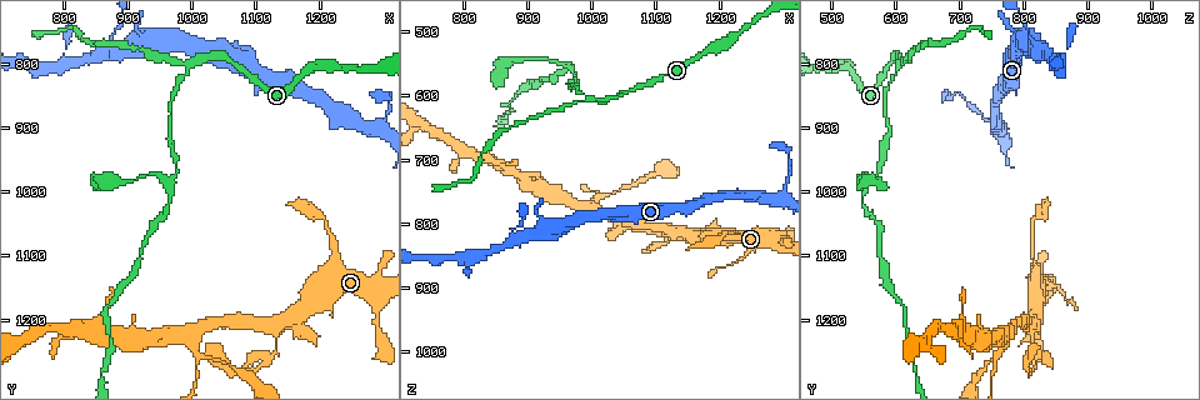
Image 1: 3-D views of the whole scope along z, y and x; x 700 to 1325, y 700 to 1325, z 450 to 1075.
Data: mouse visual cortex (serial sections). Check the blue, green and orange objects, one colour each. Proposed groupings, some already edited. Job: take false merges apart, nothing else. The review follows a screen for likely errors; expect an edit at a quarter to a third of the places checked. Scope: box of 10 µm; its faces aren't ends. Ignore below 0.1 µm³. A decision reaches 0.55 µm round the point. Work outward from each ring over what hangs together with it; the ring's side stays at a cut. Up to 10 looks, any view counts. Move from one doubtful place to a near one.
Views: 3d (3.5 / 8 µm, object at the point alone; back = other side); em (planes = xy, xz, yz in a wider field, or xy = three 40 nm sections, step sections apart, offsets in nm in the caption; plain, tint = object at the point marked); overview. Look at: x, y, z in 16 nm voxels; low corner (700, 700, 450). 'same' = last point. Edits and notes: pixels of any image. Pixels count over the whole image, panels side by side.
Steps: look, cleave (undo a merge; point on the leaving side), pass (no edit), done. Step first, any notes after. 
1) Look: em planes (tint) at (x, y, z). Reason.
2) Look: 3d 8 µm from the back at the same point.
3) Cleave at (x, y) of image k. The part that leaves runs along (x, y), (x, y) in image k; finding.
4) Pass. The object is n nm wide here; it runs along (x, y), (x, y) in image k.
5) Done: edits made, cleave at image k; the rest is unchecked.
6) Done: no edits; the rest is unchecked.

Look: 3d 3.5 µm at (880, 785, 820). Abrupt turn.

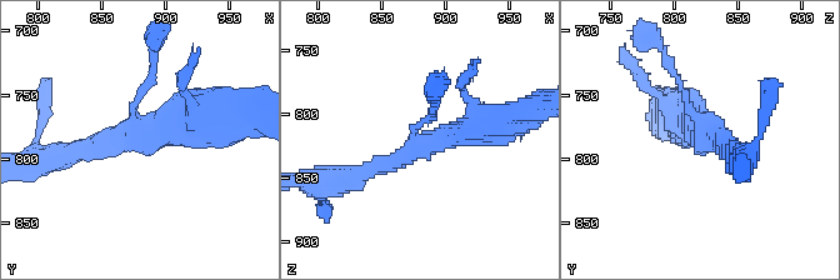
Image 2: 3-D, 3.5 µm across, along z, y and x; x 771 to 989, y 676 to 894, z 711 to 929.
Look: em xy step 5 (plain) at (880, 780, 826). 3 arms meet here; the arms are 100, 250, 500 nm wide.

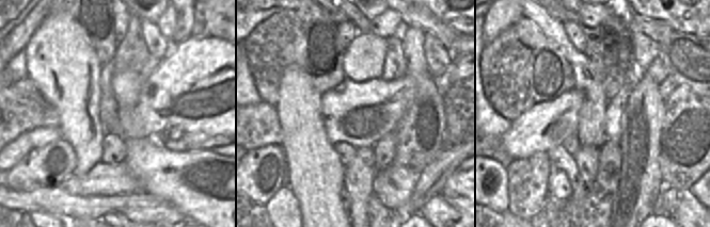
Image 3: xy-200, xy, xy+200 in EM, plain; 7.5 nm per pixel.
Look: em xy step 5 (tint) at the same point.

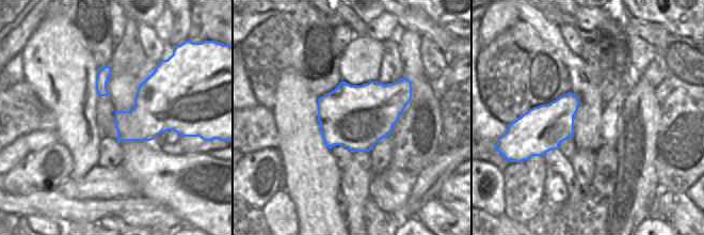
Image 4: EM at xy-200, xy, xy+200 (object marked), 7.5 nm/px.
Pass. It runs along (494, 125), (349, 176) in image 2; continuous, no second cell.

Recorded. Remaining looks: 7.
Look: 3d 8 µm from the back at (995, 800, 605). A fork.

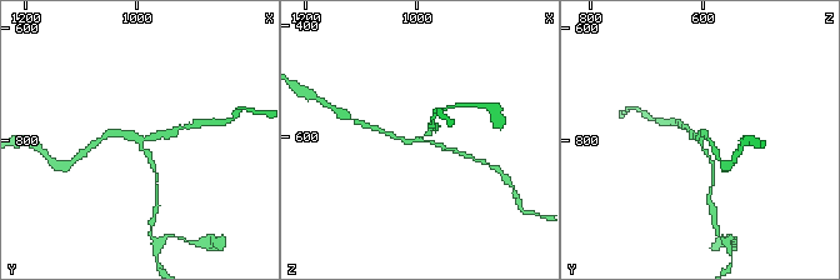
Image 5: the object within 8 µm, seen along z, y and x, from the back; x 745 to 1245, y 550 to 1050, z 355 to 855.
Look: em xy step 1 (tint) at the same point.

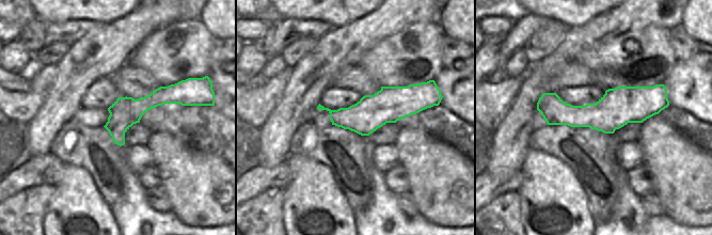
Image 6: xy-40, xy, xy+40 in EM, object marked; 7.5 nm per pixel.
Cleave at (153, 165) of image 5. The part that leaves runs along (139, 143), (153, 166), (156, 190) in image 5; two cells meet here.

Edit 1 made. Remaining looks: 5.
Look: 3d 3.5 µm at (1130, 1210, 815).

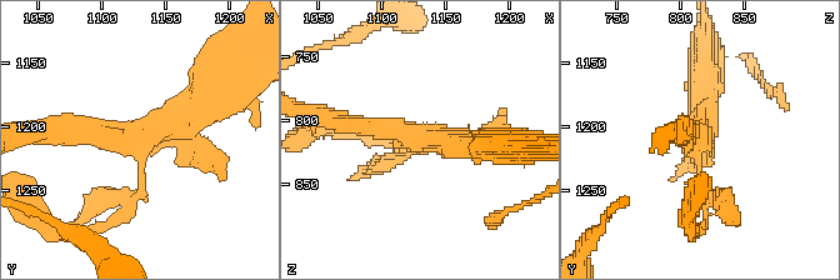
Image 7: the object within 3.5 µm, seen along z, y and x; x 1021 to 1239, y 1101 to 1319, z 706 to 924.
Look: em xy step 5 (tint) at (1130, 1204, 814). Now the EM.

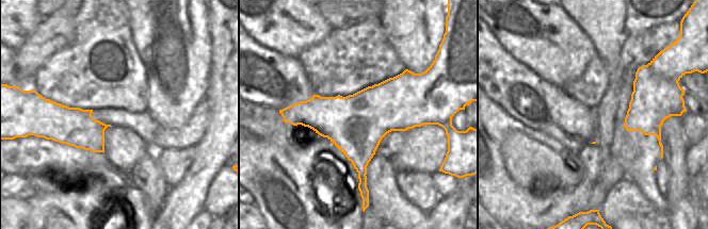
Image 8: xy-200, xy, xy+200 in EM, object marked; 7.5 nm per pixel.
Cleave at (391, 159) of image 7. The object is 440 nm wide here; the part that leaves runs along (698, 169), (708, 223), (691, 234) in image 7; a second cell is stuck on.

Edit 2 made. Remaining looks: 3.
Look: overview. Redraw.

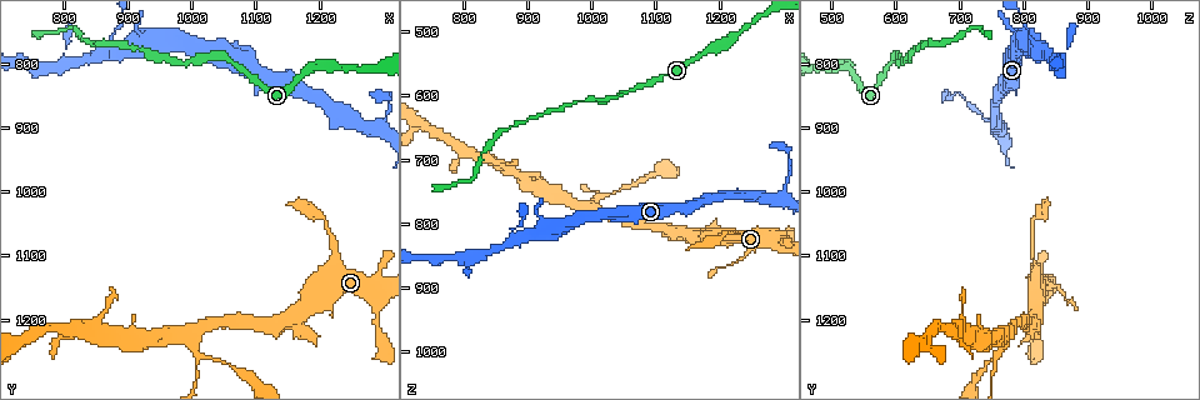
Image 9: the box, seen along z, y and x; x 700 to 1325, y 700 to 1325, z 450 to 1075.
Look: 3d 3.5 µm at (1010, 1265, 750). Two arms in line, one across.

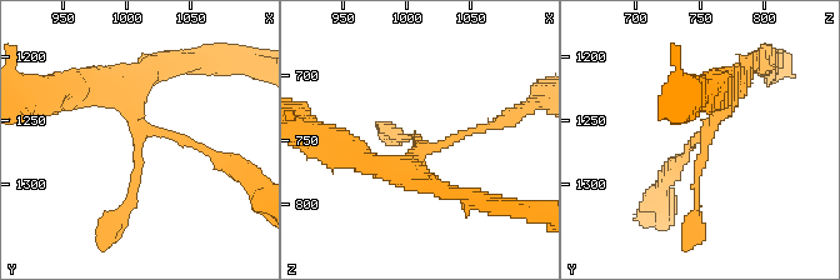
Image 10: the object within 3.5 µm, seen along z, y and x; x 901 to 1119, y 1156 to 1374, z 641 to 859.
Look: em xy step 1 (tint) at (1008, 1268, 756). 3 arms meet here; the arms are 100, 100, 300 nm wide; now the EM.

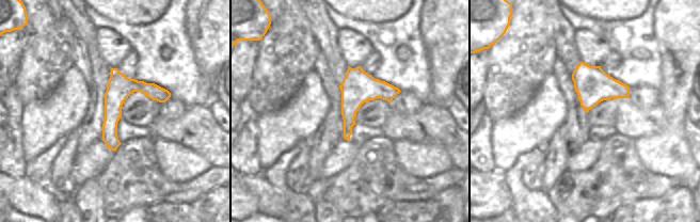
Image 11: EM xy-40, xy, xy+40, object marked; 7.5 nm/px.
Pass. It runs along (166, 94), (129, 86), (105, 138) in image 11; continuous, no second cell.

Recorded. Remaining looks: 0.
Done: edits made, cleave at image 5, cleave at image 7; the rest is unchecked.

